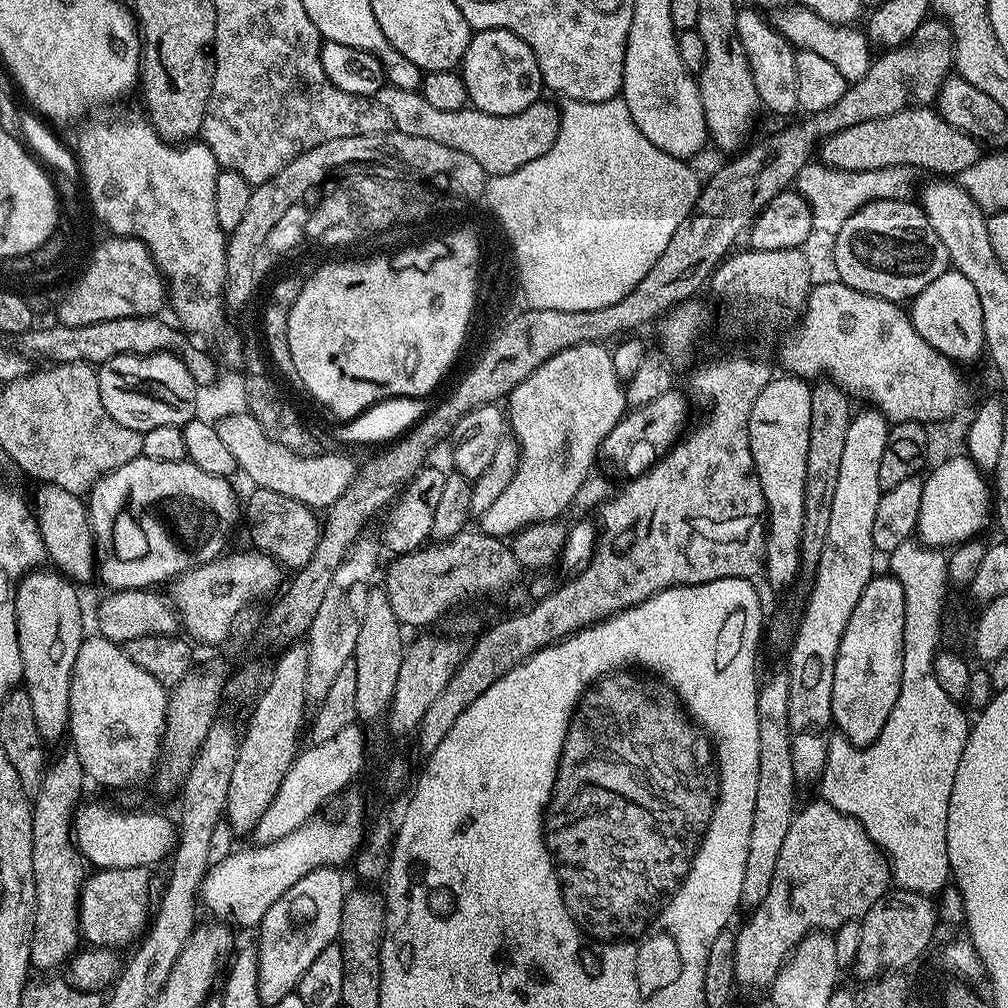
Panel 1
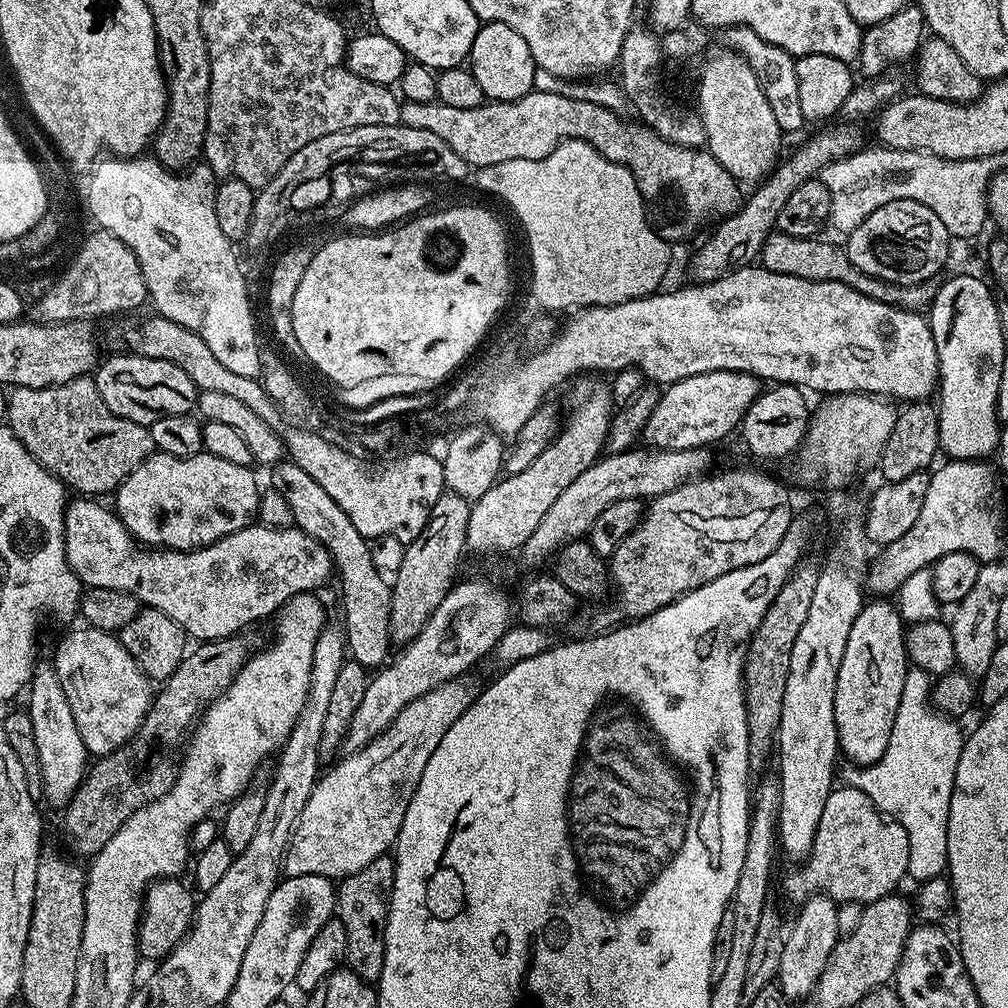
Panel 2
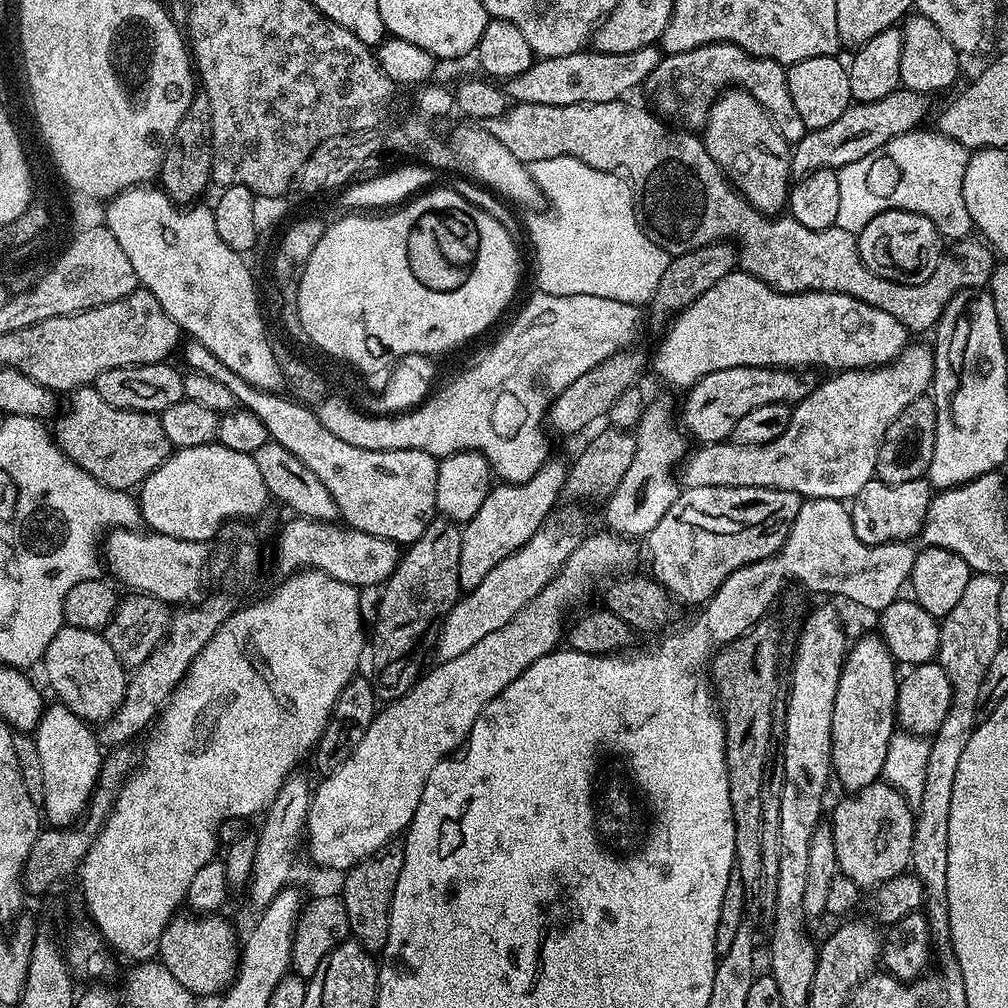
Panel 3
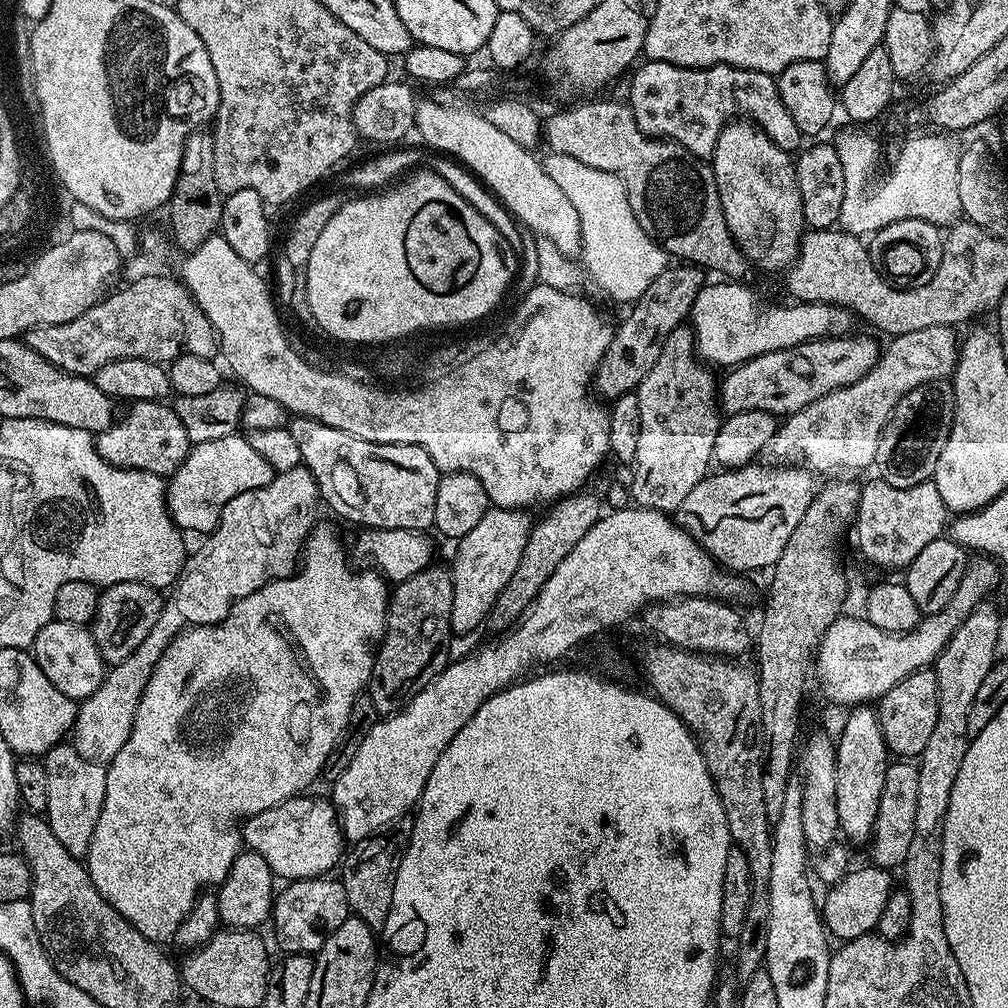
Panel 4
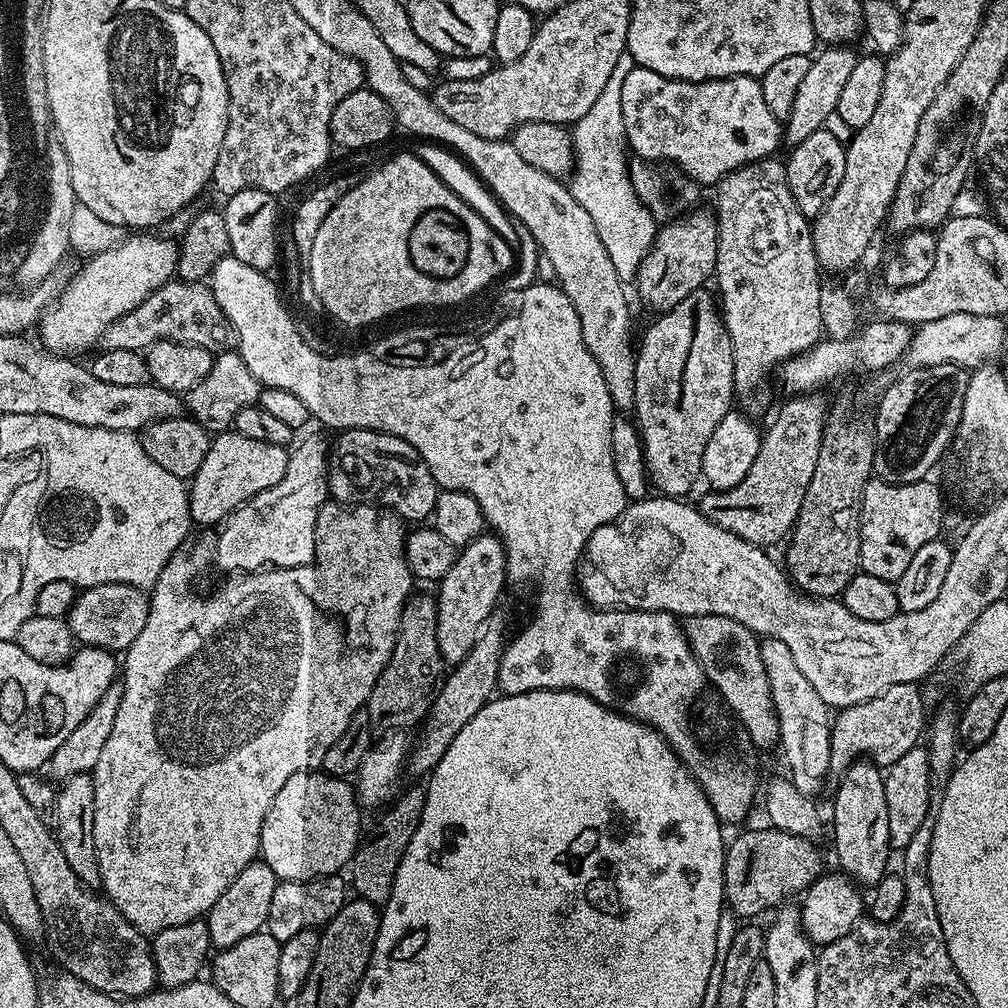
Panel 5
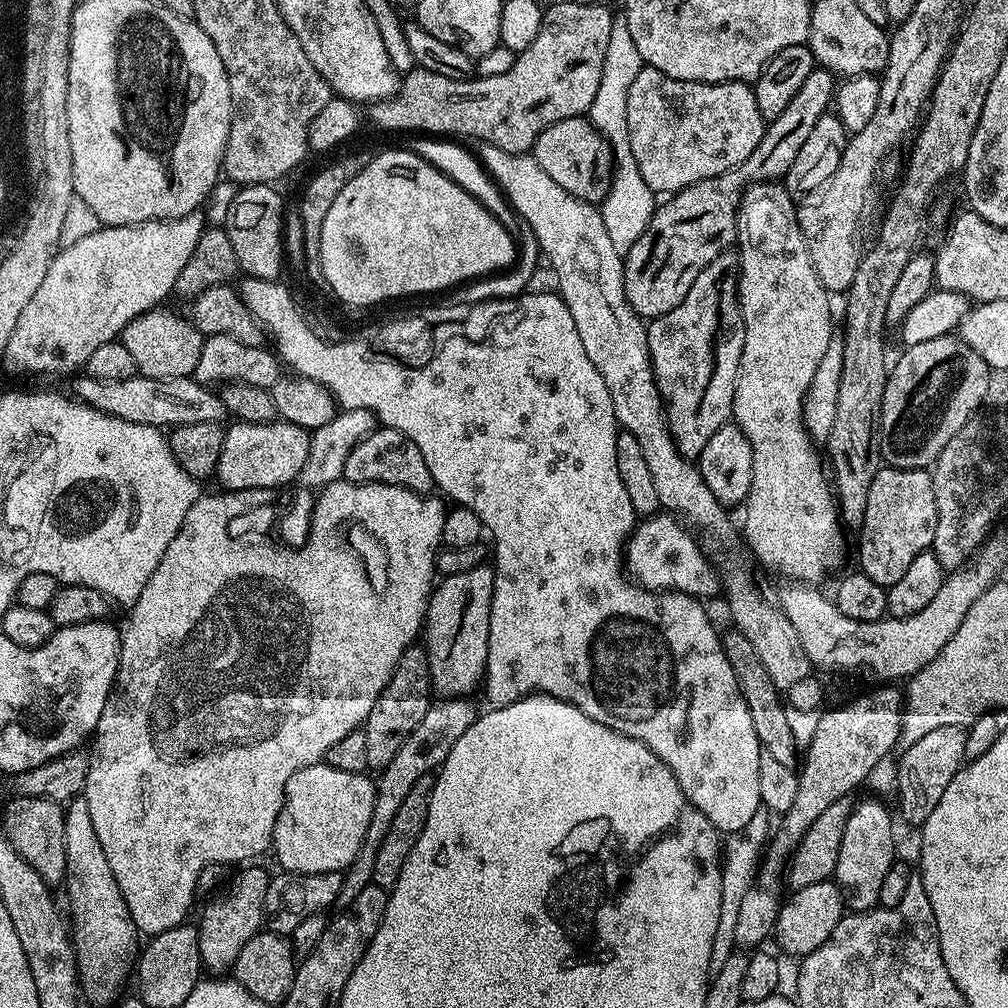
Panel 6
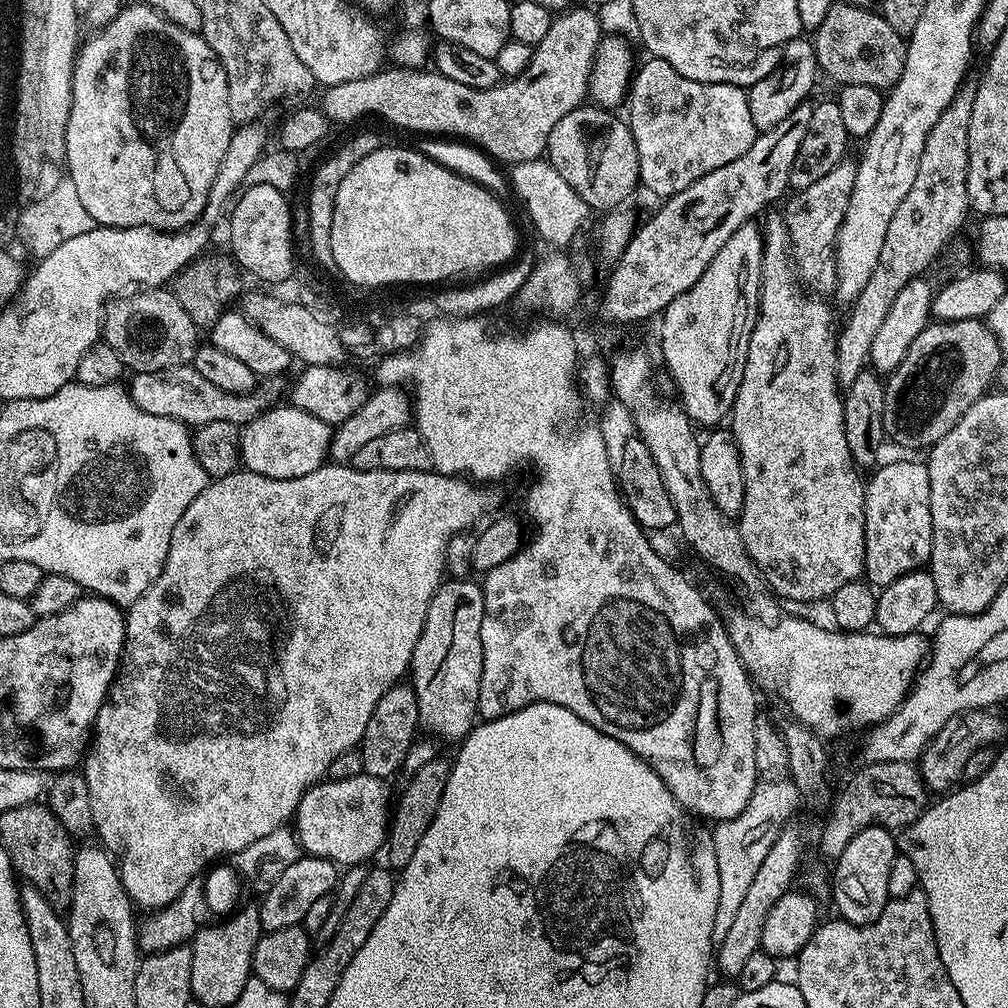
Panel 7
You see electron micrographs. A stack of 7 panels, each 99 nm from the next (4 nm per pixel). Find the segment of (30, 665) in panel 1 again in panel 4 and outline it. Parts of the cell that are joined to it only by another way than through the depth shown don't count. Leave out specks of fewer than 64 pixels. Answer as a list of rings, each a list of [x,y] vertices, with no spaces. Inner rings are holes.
[[[61,742],[44,753],[42,763],[49,783],[50,798],[46,819],[54,838],[70,850],[77,858],[87,857],[90,842],[94,838],[94,826],[98,826],[98,814],[102,814],[102,802],[106,798],[107,767],[98,762],[90,762],[78,754],[71,743]]]

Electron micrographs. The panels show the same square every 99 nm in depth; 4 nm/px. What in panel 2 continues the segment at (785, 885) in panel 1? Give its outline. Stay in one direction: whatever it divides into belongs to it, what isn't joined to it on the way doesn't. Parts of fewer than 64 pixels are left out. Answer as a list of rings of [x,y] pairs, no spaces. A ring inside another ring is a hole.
[[[851,786],[833,787],[822,809],[822,818],[814,834],[814,842],[808,859],[799,865],[797,872],[788,876],[788,896],[795,902],[803,902],[810,896],[823,894],[840,904],[873,904],[878,898],[893,895],[900,879],[908,876],[910,850],[906,830],[895,820],[876,809],[860,790]]]

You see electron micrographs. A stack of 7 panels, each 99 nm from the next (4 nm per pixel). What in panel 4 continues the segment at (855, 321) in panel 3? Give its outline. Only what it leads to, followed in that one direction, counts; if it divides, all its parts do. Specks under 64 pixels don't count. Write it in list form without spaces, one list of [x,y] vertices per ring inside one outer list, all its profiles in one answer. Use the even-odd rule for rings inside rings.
[[[744,282],[720,283],[724,284],[705,283],[703,290],[701,290],[694,302],[690,317],[690,327],[696,338],[697,353],[700,359],[709,365],[728,364],[724,366],[735,366],[767,352],[798,346],[808,340],[819,340],[826,336],[846,336],[853,331],[853,314],[847,308],[839,308],[837,304],[788,302],[785,308],[780,304],[764,305],[756,301],[755,294],[744,285]]]

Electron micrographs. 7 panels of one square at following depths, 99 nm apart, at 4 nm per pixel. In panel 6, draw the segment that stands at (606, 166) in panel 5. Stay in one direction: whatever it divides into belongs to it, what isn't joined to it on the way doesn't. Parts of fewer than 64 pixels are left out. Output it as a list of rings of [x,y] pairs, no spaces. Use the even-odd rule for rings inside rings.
[[[623,14],[613,19],[610,43],[606,45],[606,56],[609,61],[604,64],[602,82],[598,82],[598,94],[594,94],[594,102],[590,102],[586,116],[612,147],[614,161],[612,184],[599,205],[600,217],[606,226],[606,234],[610,234],[610,242],[614,242],[614,250],[627,254],[630,246],[634,246],[634,242],[642,238],[646,226],[652,221],[658,200],[650,186],[646,186],[642,170],[638,170],[638,162],[634,162],[634,154],[630,150],[626,126],[626,98],[630,94],[630,85],[633,84],[634,78],[638,78],[640,69],[645,67],[645,62],[642,54],[638,54],[638,46],[634,46],[634,38],[630,38],[630,26],[626,26]],[[616,58],[622,58],[622,62]]]

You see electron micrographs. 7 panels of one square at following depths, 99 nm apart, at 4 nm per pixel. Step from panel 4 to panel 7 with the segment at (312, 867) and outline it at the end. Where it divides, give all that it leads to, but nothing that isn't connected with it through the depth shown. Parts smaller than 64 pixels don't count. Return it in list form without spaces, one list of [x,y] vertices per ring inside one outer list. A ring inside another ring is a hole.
[[[361,774],[345,780],[328,780],[313,784],[300,800],[294,817],[294,831],[300,842],[300,847],[307,855],[321,856],[331,860],[337,866],[363,864],[371,861],[376,851],[386,844],[388,826],[390,823],[390,800],[388,804],[388,788],[383,779],[378,776]]]

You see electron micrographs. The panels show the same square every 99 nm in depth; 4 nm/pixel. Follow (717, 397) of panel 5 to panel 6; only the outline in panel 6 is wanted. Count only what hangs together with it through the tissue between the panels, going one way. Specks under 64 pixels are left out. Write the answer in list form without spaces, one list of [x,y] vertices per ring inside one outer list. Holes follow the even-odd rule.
[[[735,251],[723,252],[698,278],[694,286],[686,290],[686,298],[666,314],[655,317],[647,325],[648,349],[652,359],[652,379],[664,402],[664,415],[676,449],[686,458],[699,458],[702,446],[710,442],[714,430],[729,423],[732,415],[732,399],[736,389],[736,375],[744,345],[744,319],[740,313],[740,298],[736,294],[738,283],[738,256]]]

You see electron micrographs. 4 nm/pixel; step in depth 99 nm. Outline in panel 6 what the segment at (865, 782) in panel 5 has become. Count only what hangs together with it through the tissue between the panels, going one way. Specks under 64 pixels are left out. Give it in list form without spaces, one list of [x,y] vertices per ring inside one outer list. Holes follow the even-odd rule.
[[[876,800],[857,803],[843,831],[834,875],[834,883],[840,888],[845,905],[853,913],[870,912],[879,905],[878,890],[882,887],[882,877],[897,860],[896,836],[892,833],[892,816],[887,806]]]

